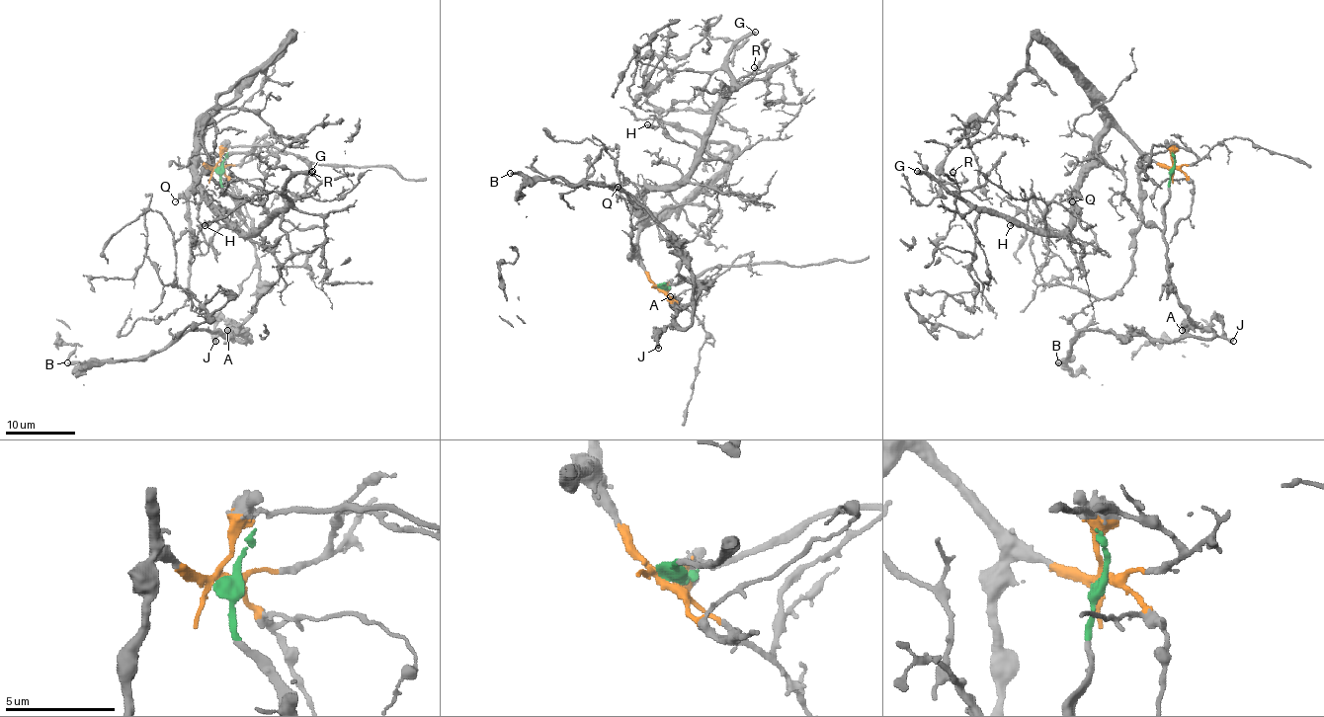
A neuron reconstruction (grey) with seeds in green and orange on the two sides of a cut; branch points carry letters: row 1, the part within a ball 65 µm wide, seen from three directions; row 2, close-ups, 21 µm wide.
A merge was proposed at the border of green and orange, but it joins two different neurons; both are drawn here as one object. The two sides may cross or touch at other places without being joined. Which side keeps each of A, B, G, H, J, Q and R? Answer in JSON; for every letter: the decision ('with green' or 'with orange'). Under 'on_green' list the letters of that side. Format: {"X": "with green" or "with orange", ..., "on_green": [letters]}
{"A": "with green", "B": "with green", "G": "with orange", "H": "with orange", "J": "with green", "Q": "with orange", "R": "with orange", "on_green": ["A", "B", "J"]}

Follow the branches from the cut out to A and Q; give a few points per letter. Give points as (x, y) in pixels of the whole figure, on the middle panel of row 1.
A: (659, 288), (680, 278), (702, 281), (702, 294), (682, 308), (670, 295)
Q: (659, 288), (640, 259), (638, 224), (642, 188), (626, 183), (618, 187)

